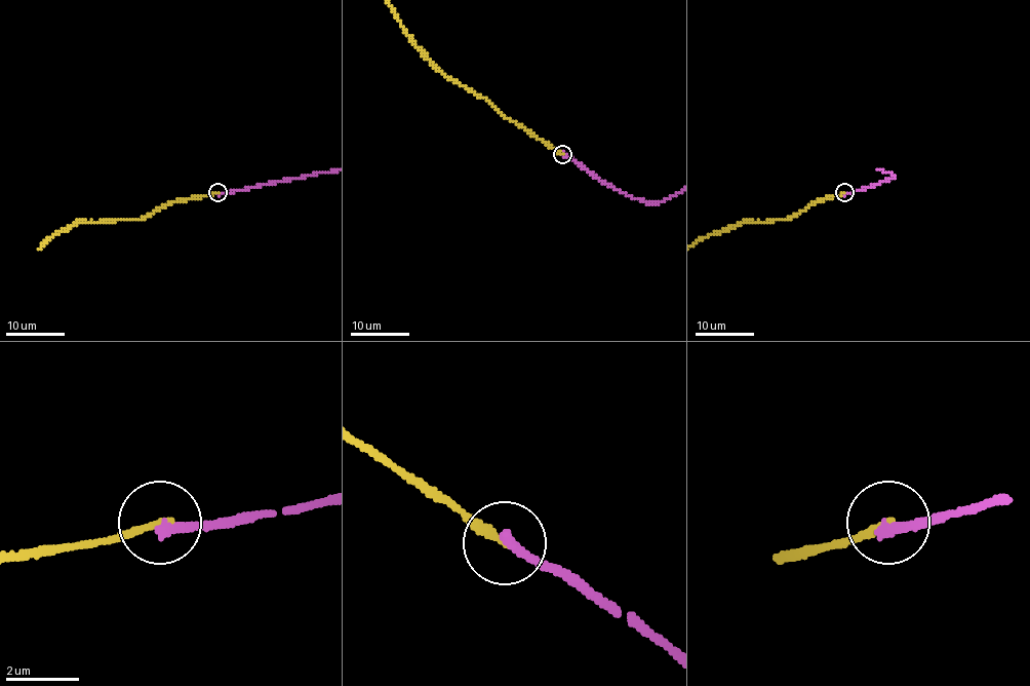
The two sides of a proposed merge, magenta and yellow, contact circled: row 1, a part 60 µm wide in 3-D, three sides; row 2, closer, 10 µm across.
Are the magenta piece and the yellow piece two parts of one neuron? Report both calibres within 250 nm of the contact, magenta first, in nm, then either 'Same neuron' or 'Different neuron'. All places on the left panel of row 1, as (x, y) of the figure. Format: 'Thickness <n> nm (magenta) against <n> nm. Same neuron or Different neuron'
Thickness 320 nm (magenta) against 220 nm. Different neuron

